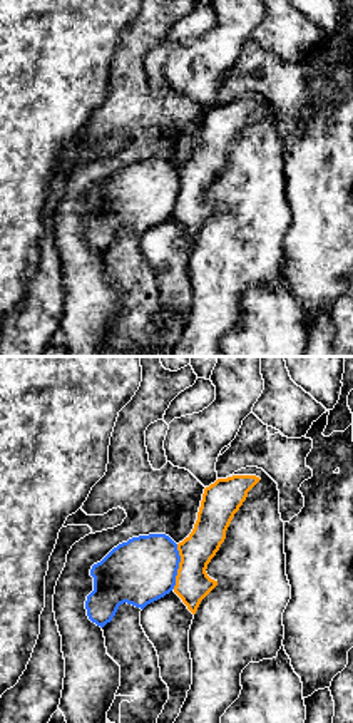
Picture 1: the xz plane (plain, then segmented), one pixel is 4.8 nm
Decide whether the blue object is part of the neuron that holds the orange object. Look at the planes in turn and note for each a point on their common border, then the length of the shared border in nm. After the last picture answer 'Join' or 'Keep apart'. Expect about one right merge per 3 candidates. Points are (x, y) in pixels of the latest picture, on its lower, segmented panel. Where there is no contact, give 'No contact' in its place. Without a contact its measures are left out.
Touches orange at (179, 566). Shared border 220 nm

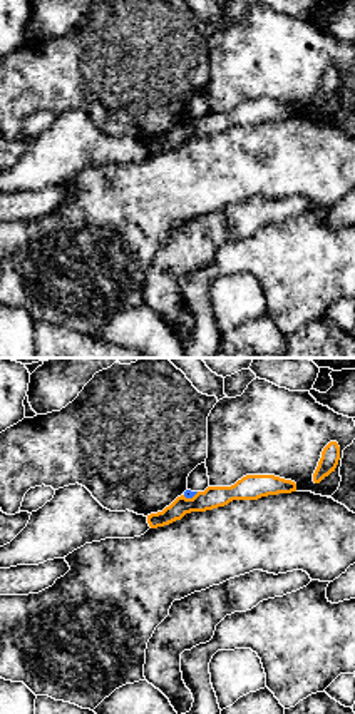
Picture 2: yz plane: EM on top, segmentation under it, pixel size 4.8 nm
Touches orange at (190, 499). Shared border 80 nm

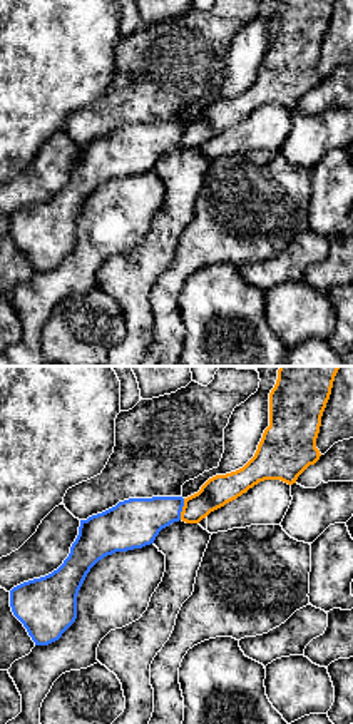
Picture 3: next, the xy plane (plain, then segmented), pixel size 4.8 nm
Touches orange at (183, 509). Shared border 110 nm

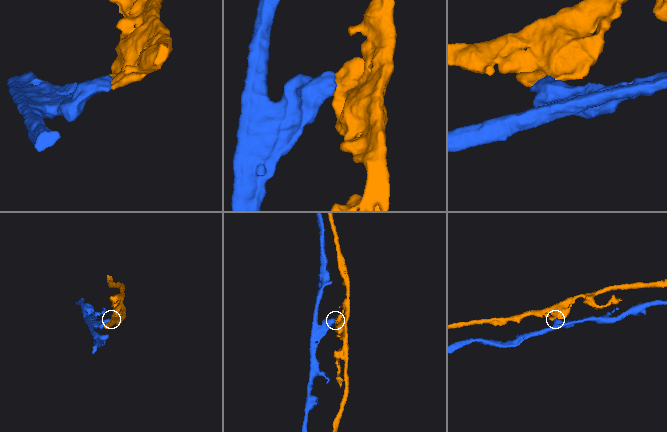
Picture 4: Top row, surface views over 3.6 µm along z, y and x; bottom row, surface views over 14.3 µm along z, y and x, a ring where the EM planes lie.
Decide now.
Keep apart

